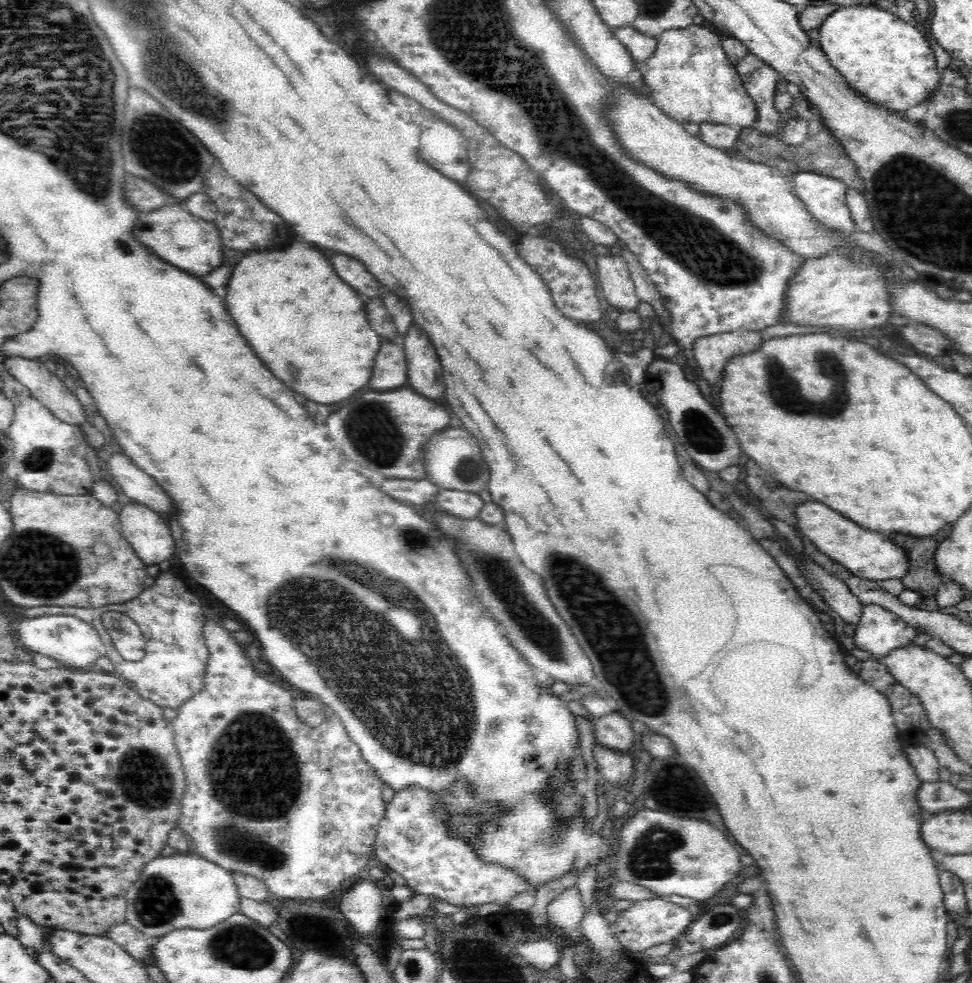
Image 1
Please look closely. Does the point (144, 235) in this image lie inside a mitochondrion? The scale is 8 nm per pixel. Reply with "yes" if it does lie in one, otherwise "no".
no

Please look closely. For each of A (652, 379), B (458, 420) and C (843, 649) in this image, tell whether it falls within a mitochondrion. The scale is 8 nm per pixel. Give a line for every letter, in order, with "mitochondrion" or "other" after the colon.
A: other
B: other
C: other

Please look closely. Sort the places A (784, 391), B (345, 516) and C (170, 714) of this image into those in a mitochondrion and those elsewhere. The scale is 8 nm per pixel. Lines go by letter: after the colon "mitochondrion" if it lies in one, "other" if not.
A: mitochondrion
B: other
C: other

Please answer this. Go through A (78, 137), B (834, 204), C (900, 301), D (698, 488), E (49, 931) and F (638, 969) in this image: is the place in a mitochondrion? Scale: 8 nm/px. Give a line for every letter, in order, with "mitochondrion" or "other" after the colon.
A: mitochondrion
B: other
C: other
D: other
E: other
F: other

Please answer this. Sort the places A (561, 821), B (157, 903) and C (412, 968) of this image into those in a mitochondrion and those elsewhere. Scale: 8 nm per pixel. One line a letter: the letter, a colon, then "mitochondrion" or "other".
A: other
B: mitochondrion
C: mitochondrion

